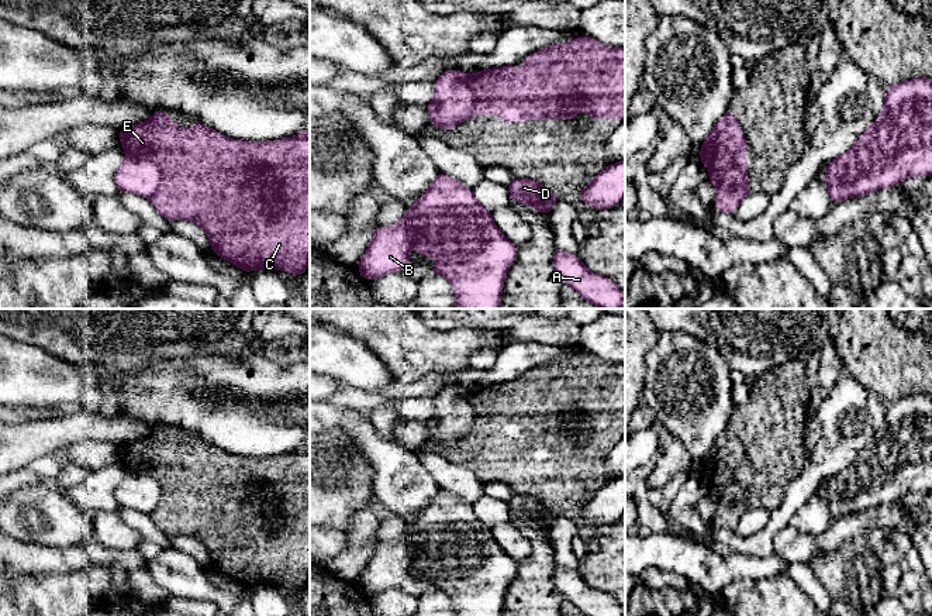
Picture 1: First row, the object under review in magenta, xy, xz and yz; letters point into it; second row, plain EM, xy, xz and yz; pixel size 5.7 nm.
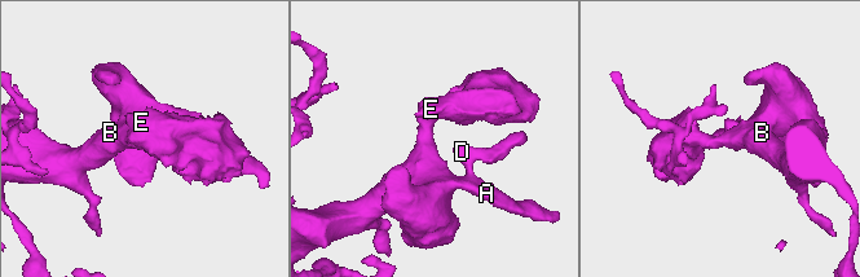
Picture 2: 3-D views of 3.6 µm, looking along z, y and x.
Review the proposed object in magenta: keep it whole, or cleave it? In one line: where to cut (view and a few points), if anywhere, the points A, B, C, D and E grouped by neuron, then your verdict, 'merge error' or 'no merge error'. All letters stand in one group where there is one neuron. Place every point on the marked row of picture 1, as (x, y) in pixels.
cut in xy along (128, 155), (145, 157), (159, 169), (159, 185), (151, 196); A B D / C E; merge error

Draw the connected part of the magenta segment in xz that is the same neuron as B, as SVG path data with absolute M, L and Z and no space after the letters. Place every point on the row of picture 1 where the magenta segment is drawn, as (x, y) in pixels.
M439 172L431 187L411 207L401 221L393 227L377 227L365 255L360 258L359 273L369 282L390 272L403 272L410 266L408 244L413 244L420 257L436 257L438 265L429 268L429 275L442 275L453 289L456 309L500 309L505 275L517 259L518 247L507 240L496 227L493 216L474 197L473 192L453 178Z

